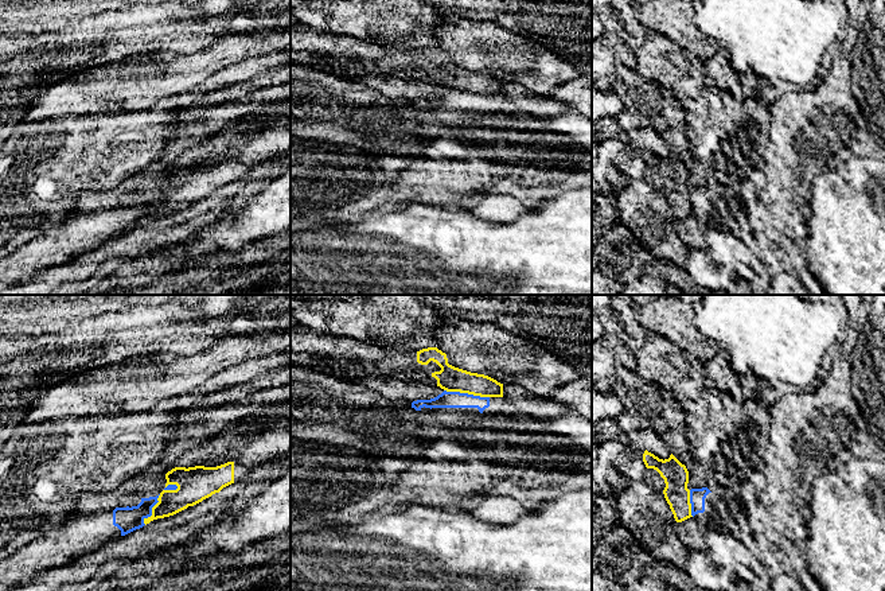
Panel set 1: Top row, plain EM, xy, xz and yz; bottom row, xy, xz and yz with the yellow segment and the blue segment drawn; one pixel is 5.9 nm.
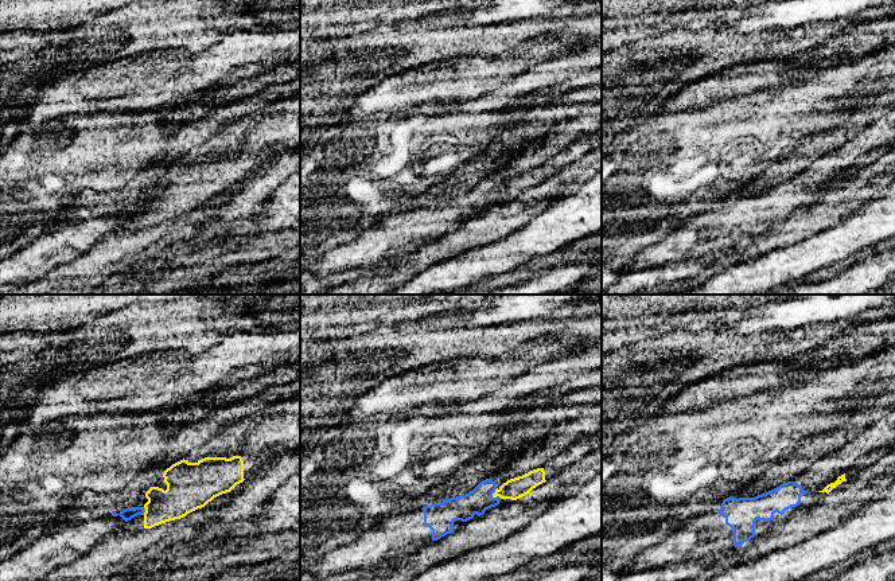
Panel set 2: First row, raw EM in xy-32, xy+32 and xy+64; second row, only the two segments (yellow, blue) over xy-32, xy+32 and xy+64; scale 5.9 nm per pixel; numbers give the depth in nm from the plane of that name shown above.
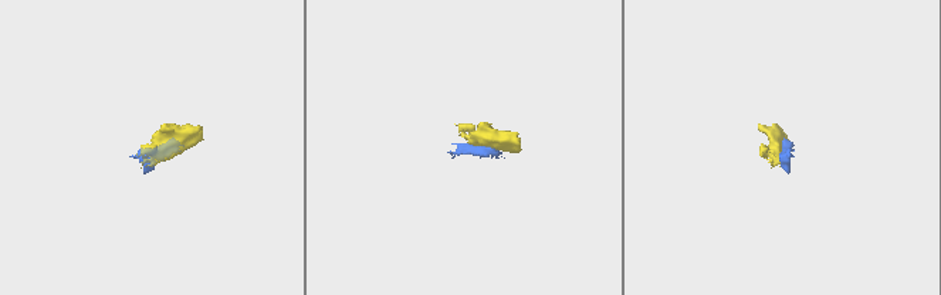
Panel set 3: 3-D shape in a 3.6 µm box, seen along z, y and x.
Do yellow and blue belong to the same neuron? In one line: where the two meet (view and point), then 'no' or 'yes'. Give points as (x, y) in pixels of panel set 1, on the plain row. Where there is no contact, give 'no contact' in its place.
contact xz (467, 90); no

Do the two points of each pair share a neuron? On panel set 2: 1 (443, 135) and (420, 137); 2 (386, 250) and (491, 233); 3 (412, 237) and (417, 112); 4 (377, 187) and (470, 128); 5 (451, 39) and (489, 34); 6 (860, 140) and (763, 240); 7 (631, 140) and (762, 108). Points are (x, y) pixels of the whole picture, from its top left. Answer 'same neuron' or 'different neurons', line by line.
1: same neuron
2: different neurons
3: different neurons
4: same neuron
5: same neuron
6: different neurons
7: same neuron

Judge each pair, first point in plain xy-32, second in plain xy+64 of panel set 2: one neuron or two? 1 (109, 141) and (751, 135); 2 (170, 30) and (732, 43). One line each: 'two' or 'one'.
1: one
2: one

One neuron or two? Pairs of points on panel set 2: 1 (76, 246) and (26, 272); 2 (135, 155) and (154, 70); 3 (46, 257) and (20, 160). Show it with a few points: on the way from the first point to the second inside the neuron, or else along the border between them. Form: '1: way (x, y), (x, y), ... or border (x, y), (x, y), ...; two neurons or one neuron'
1: way (63, 246), (46, 252), (38, 260); one neuron
2: border (163, 106), (155, 110); two neurons
3: border (55, 231), (37, 237), (14, 253); two neurons

